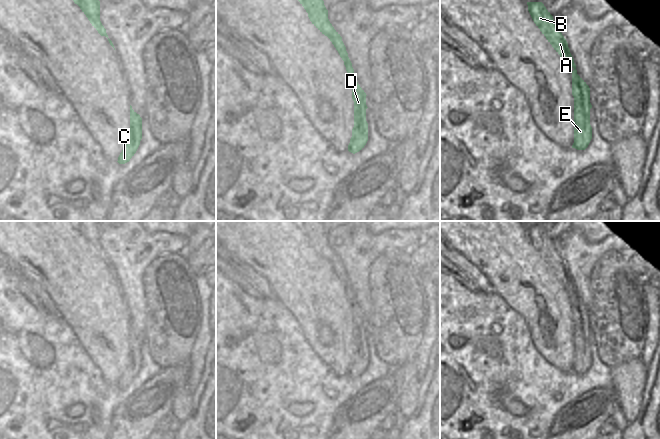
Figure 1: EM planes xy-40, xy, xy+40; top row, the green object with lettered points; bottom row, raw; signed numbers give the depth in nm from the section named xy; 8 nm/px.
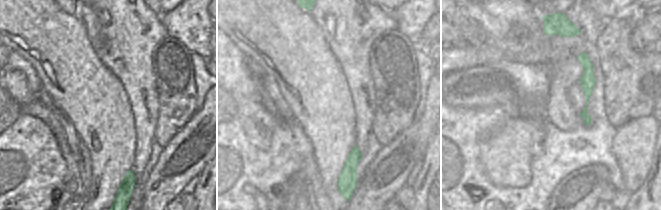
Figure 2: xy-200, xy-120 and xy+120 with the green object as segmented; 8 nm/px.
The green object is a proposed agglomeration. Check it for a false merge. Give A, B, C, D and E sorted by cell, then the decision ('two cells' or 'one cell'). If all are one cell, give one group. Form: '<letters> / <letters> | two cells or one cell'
A B C D E | one cell

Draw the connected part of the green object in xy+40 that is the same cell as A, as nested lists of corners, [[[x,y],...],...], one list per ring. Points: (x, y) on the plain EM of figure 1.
[[[527,226],[528,235],[542,258],[552,269],[554,274],[573,291],[572,319],[574,321],[574,367],[572,372],[585,374],[592,363],[590,349],[590,312],[577,298],[574,283],[570,277],[568,267],[554,247],[553,240],[542,226]]]

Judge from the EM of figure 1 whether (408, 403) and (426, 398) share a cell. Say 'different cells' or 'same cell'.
different cells

